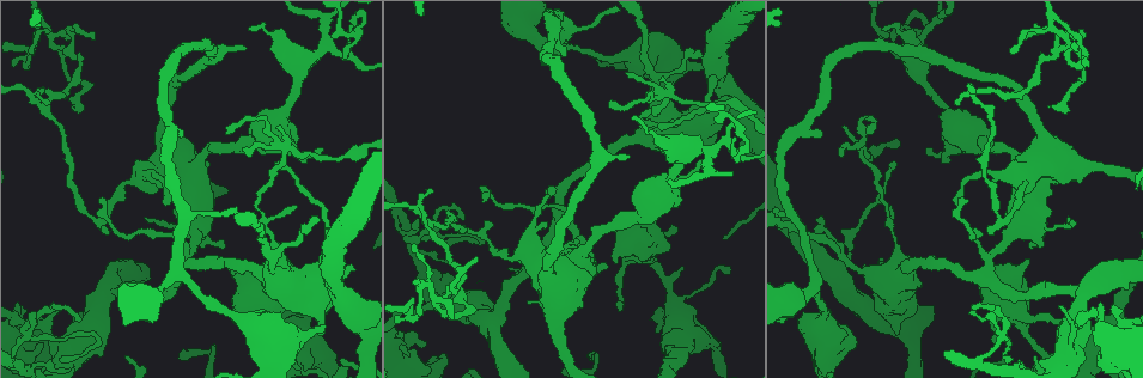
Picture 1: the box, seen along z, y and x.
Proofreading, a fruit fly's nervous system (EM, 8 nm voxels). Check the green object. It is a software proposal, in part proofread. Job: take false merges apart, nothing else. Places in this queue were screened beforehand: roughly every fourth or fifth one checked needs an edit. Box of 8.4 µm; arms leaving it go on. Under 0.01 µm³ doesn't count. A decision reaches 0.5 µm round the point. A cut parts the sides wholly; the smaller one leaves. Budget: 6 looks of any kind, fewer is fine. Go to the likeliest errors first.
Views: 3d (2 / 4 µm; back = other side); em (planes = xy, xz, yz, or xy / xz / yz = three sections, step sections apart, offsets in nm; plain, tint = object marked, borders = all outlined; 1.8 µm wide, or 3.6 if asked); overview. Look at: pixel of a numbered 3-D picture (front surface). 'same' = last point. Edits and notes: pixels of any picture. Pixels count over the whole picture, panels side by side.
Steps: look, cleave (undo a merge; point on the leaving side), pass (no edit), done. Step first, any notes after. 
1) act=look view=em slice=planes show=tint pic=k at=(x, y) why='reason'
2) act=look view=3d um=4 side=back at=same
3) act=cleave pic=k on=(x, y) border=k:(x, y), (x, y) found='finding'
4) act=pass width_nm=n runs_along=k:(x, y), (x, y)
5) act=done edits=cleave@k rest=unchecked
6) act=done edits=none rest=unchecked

act=look view=em slice=planes show=tint pic=1 at=(201, 158) why='thick turns thin'

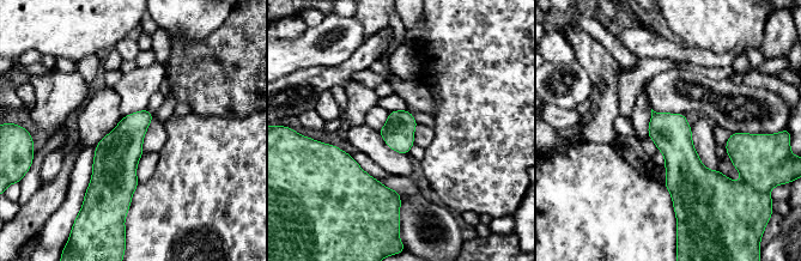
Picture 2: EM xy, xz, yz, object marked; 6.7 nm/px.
act=pass width_nm=220 found='all the same neuron'

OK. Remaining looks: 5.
act=look view=em slice=xy step=16 show=tint pic=1 at=(107, 293) why='abrupt turn'

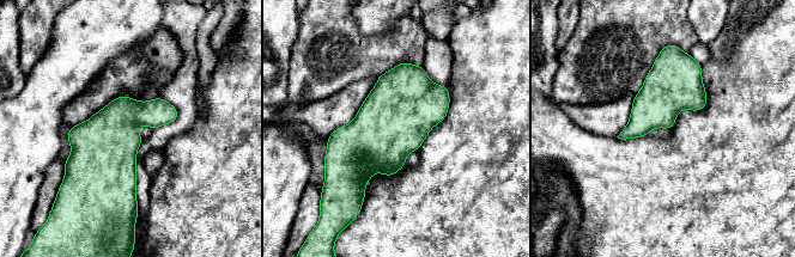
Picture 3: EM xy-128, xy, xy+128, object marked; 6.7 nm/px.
act=pass found='continuous, no second neuron'

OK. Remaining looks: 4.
act=look view=em um=3.6 slice=xz step=8 show=tint pic=1 at=(792, 303) why='sharp bend'

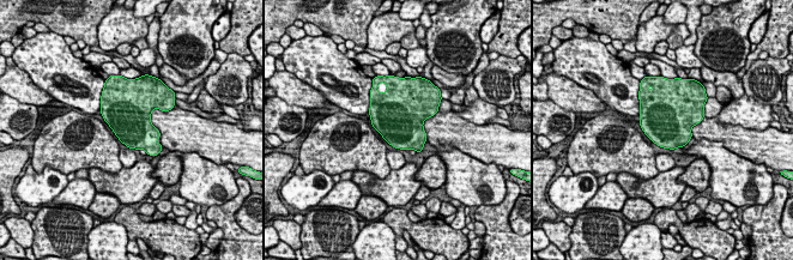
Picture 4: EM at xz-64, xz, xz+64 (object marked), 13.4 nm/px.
act=pass found='one neuron here'

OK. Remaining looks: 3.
act=done edits=none rest=unchecked

